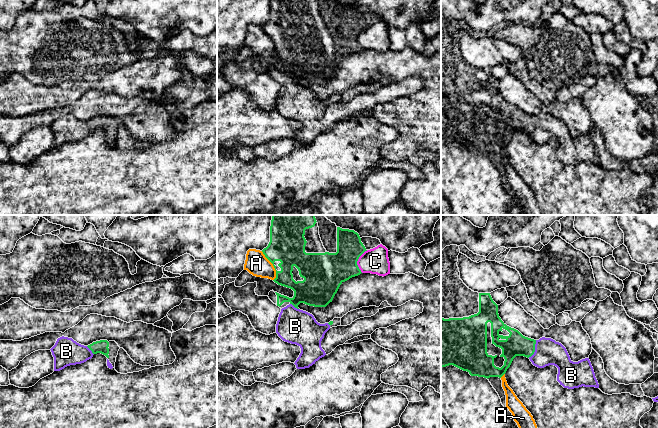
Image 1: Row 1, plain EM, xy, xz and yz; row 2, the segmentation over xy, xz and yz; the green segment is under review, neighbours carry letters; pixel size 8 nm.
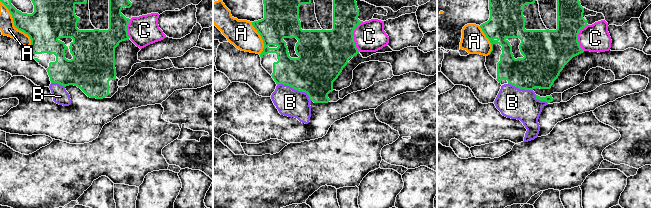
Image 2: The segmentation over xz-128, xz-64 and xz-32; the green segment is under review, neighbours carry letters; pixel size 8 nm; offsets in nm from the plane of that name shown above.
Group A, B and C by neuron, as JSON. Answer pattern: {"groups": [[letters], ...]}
{"groups": [["A"], ["B"], ["C"]]}

